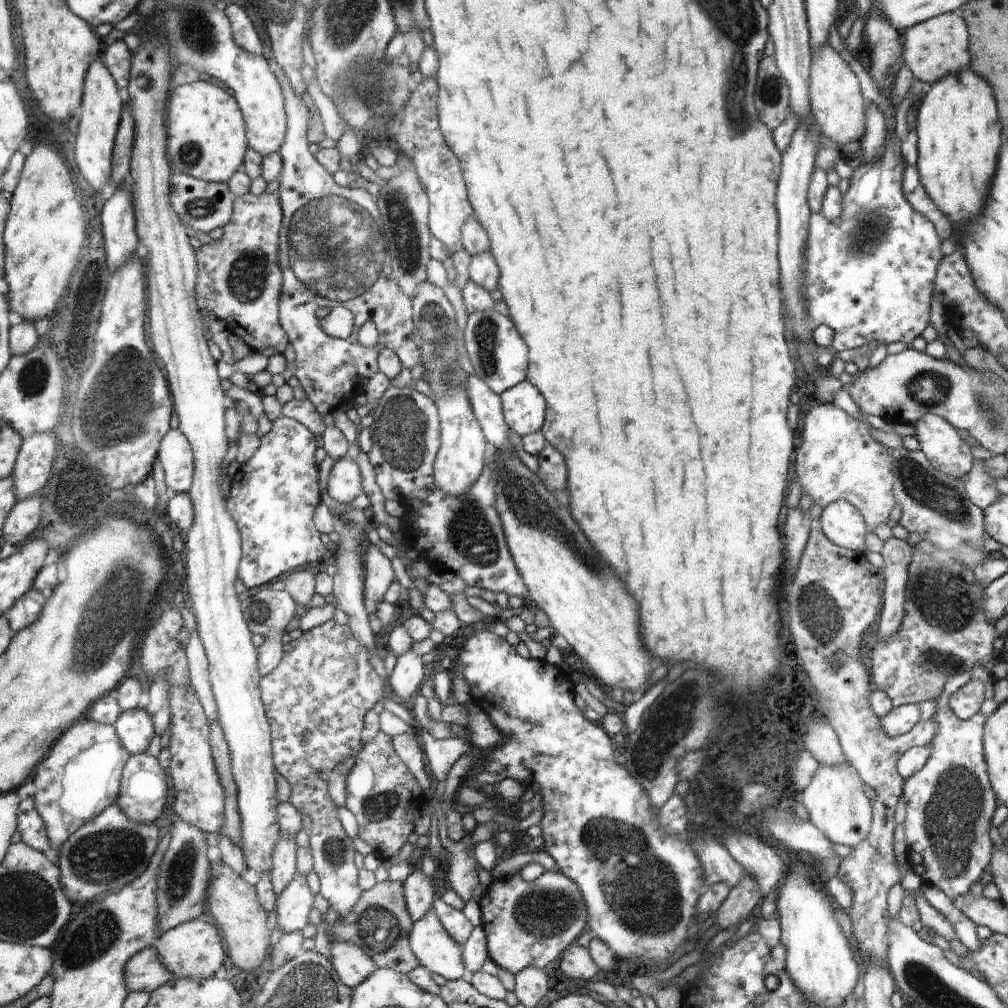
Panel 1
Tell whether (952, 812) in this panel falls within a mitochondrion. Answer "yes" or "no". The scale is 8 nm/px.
yes

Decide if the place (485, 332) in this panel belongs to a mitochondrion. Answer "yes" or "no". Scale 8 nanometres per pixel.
yes

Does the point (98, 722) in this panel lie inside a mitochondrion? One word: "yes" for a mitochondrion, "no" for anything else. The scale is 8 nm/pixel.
no

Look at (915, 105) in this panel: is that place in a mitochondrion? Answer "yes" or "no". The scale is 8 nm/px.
no

